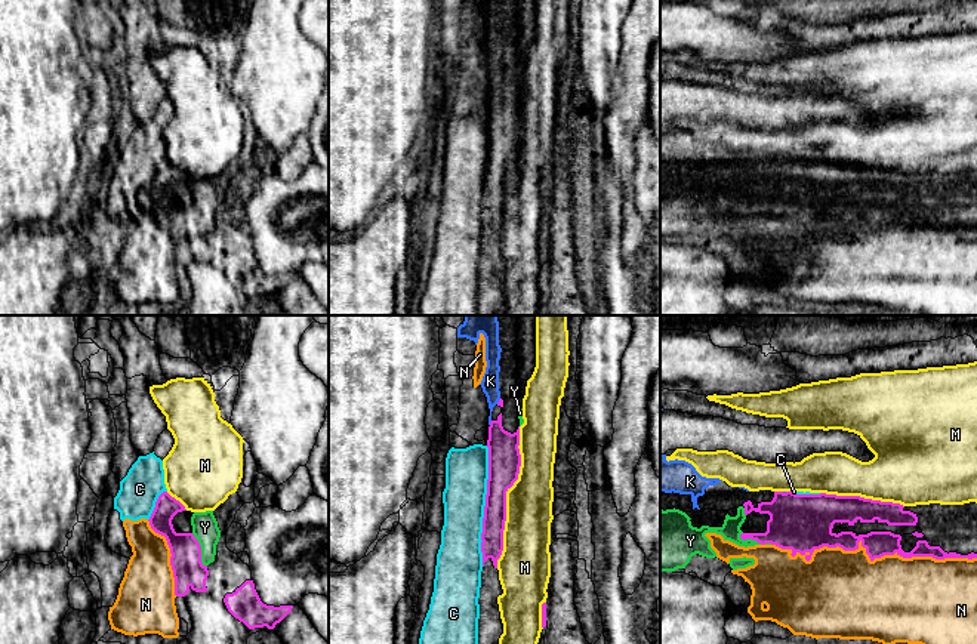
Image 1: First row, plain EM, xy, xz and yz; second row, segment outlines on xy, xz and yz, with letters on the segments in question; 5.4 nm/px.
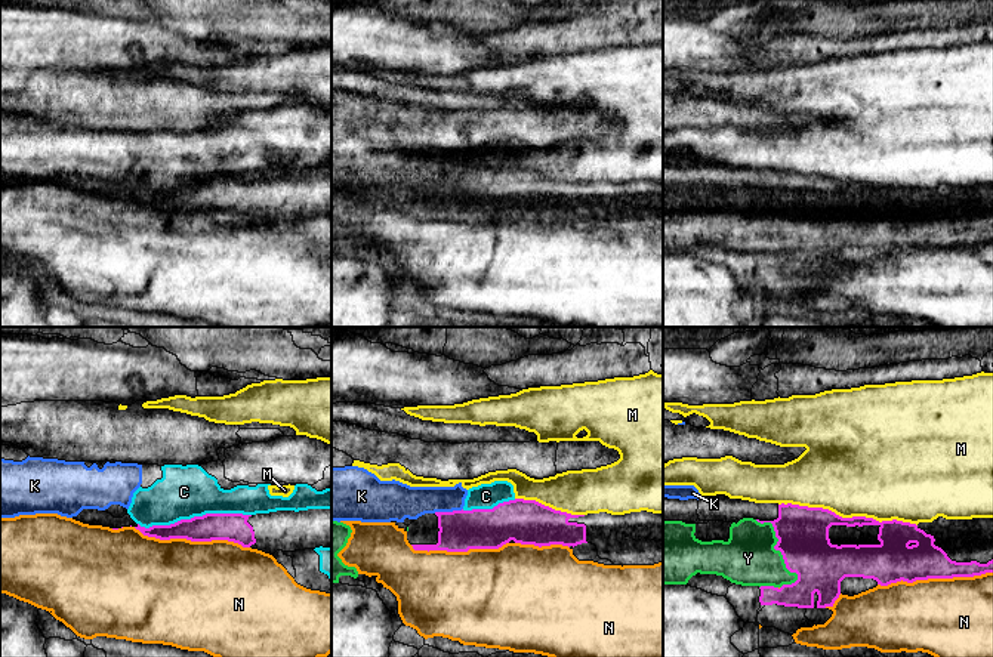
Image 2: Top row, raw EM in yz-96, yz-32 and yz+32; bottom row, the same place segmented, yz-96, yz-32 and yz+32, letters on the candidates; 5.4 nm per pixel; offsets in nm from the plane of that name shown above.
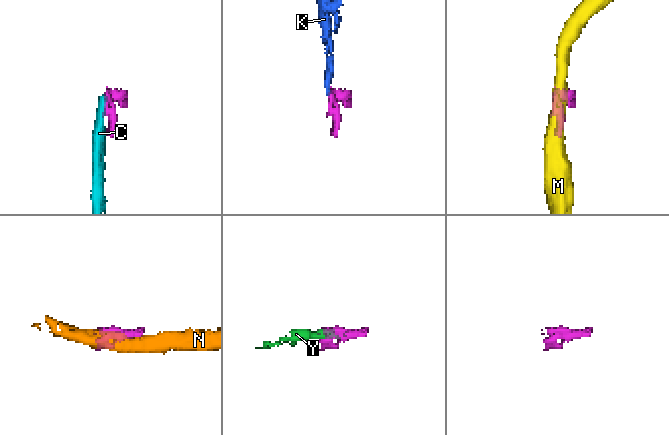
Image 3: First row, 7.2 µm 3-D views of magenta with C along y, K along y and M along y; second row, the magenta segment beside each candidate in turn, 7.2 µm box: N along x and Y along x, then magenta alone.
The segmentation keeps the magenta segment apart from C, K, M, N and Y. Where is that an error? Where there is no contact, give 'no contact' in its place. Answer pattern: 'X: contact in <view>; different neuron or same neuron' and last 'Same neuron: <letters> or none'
C: contact in xz; different neuron
K: contact in xz; different neuron
M: contact in xz; different neuron
N: contact in yz; different neuron
Y: contact in xy; same neuron
Same neuron: Y

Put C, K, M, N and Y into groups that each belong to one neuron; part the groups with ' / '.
C / K N / M / Y

